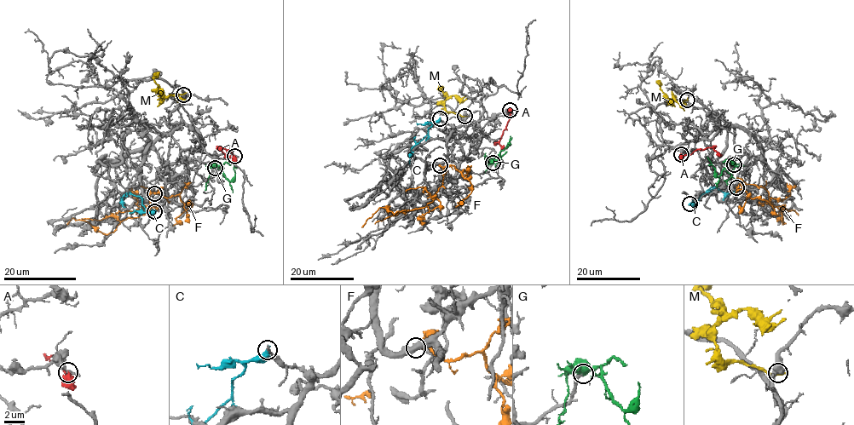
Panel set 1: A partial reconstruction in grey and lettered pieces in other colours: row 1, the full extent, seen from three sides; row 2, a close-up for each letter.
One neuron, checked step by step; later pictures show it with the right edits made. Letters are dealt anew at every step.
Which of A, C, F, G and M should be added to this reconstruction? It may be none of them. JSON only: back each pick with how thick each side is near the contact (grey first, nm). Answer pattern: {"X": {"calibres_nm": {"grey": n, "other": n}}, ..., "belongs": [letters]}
{"G": {"calibres_nm": {"grey": 240, "other": 700}}, "belongs": ["G"]}

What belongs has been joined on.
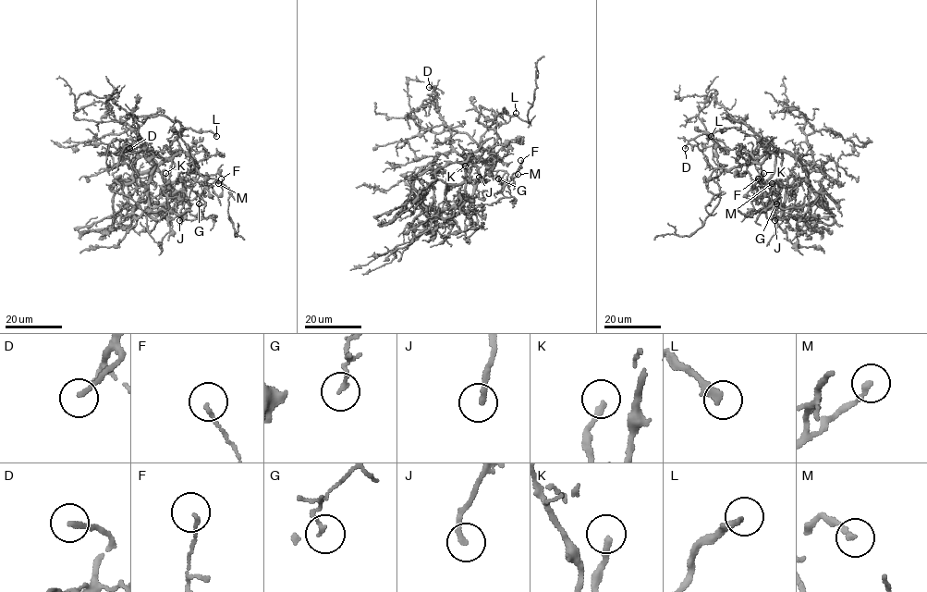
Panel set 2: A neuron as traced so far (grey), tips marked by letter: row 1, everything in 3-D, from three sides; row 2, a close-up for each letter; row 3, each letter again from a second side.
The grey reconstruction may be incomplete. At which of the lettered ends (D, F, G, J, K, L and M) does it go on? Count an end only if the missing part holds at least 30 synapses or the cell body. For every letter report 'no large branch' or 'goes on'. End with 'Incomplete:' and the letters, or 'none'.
D: goes on
F: no large branch
G: no large branch
J: goes on
K: goes on
L: goes on
M: no large branch
Incomplete: D, J, K, L

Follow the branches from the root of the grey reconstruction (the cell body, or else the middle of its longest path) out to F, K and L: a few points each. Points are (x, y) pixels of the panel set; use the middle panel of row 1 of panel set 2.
F: (474, 166), (480, 181), (471, 198), (477, 194), (483, 200), (484, 191), (502, 191), (521, 166), (520, 160)
K: (474, 166), (483, 178), (495, 165), (495, 154), (490, 149), (489, 174), (481, 180), (472, 180), (465, 166)
L: (474, 166), (480, 179), (473, 184), (469, 168), (481, 154), (481, 136), (493, 124), (506, 123), (516, 113)

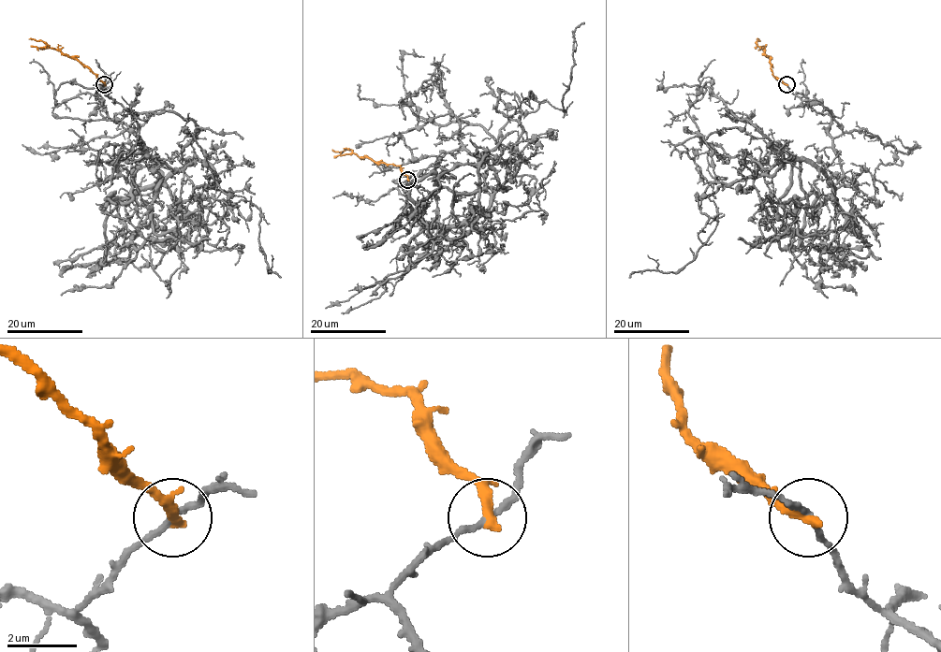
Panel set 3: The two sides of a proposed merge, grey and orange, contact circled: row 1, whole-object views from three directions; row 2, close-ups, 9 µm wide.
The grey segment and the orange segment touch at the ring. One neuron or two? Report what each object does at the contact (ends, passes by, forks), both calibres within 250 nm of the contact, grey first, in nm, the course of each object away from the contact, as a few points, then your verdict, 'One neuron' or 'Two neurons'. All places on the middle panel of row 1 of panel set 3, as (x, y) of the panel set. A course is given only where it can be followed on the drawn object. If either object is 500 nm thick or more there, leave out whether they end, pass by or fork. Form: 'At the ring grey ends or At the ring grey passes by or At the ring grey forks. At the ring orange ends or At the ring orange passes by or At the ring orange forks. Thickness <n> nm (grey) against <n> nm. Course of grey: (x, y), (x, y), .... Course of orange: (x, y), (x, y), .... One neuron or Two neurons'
At the ring grey passes by. At the ring orange ends. Thickness 160 nm (grey) against 320 nm. Course of grey: (407, 180), (397, 189), (411, 224), (463, 235), (519, 167), (524, 99), (564, 110), (583, 21). Course of orange: (407, 180), (399, 166), (379, 164), (351, 150), (339, 152), (331, 149). Two neurons

